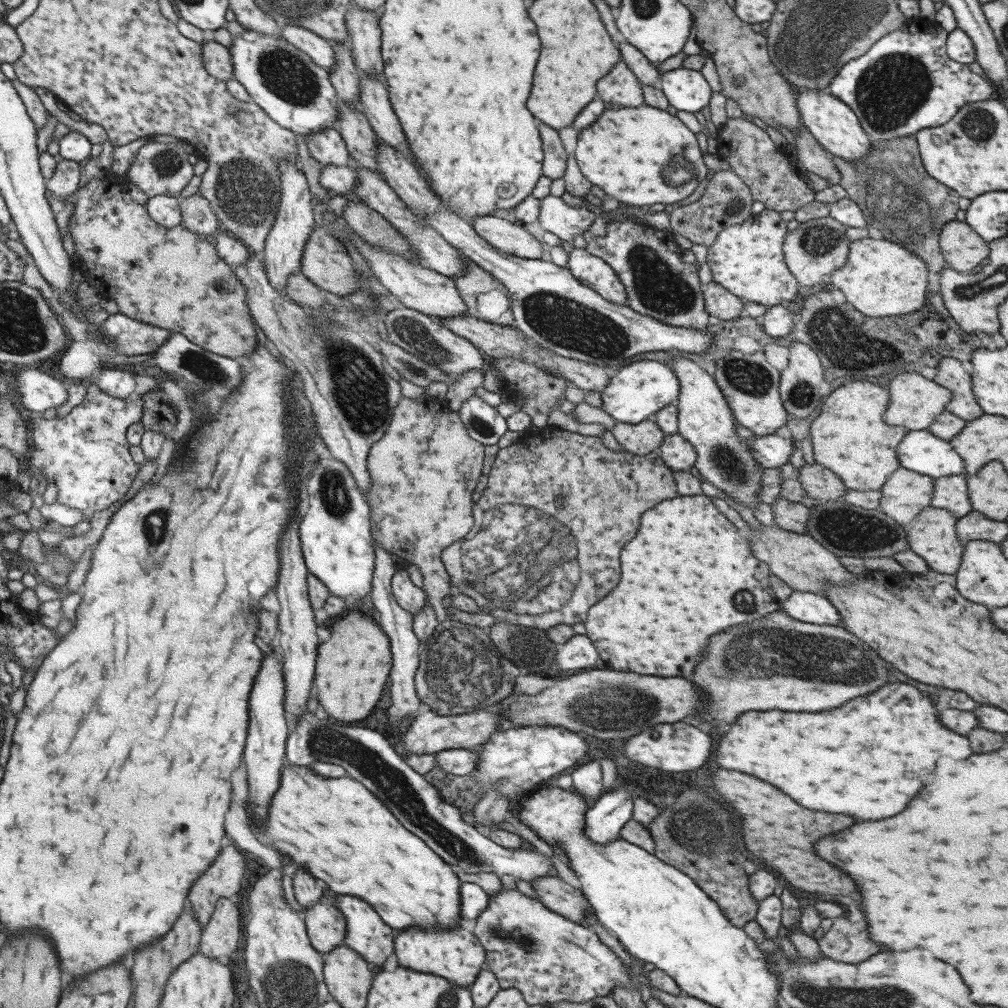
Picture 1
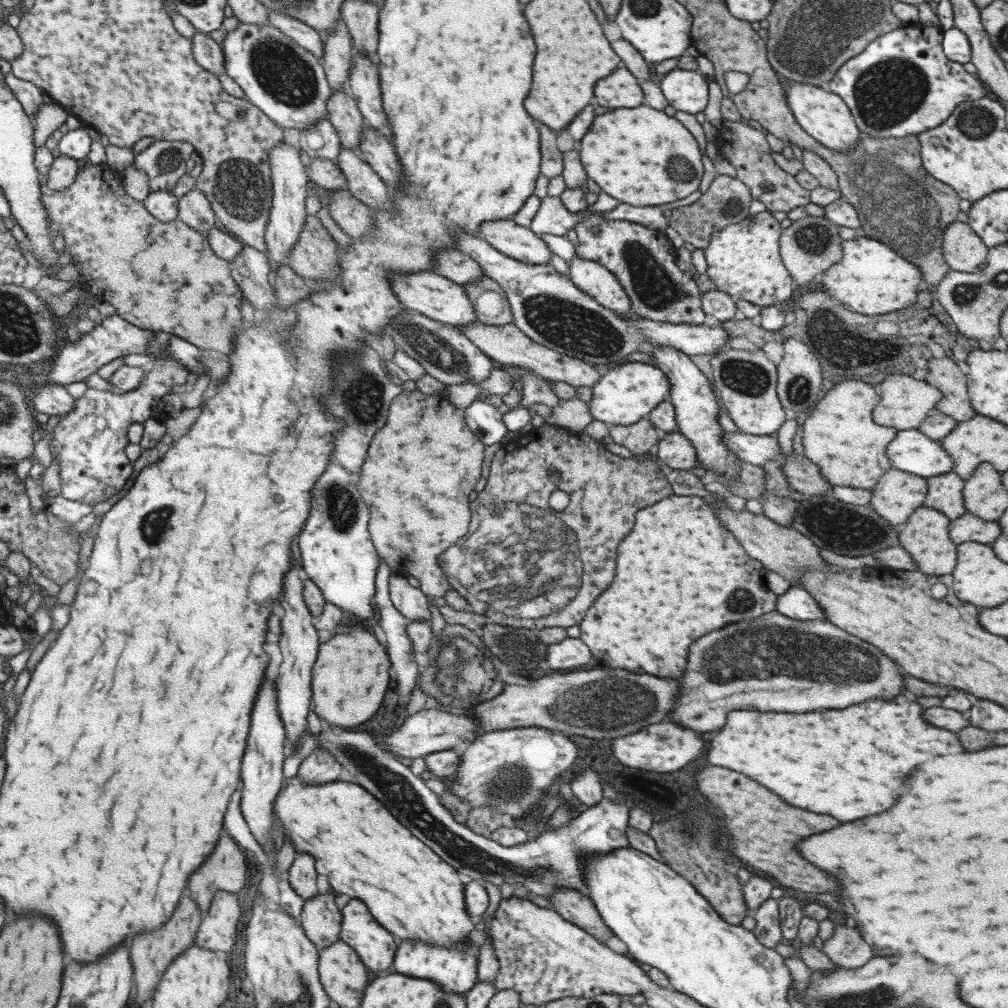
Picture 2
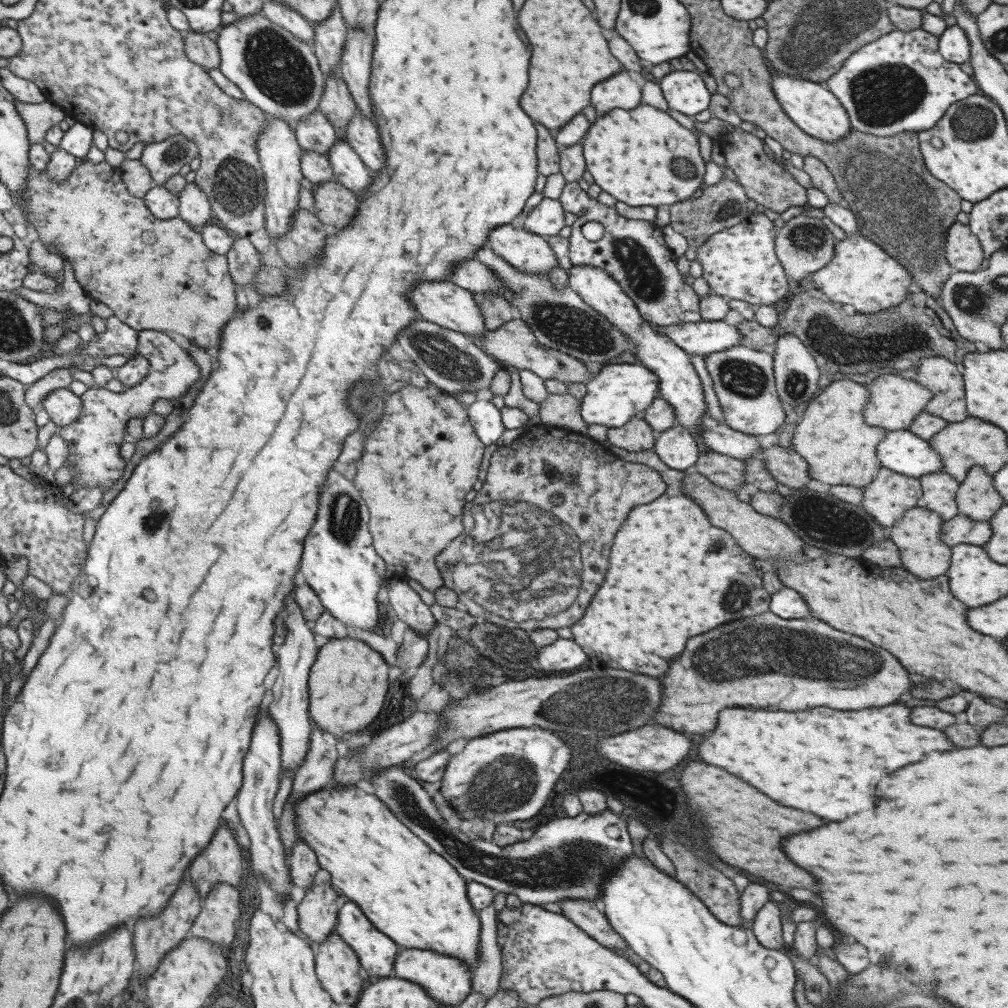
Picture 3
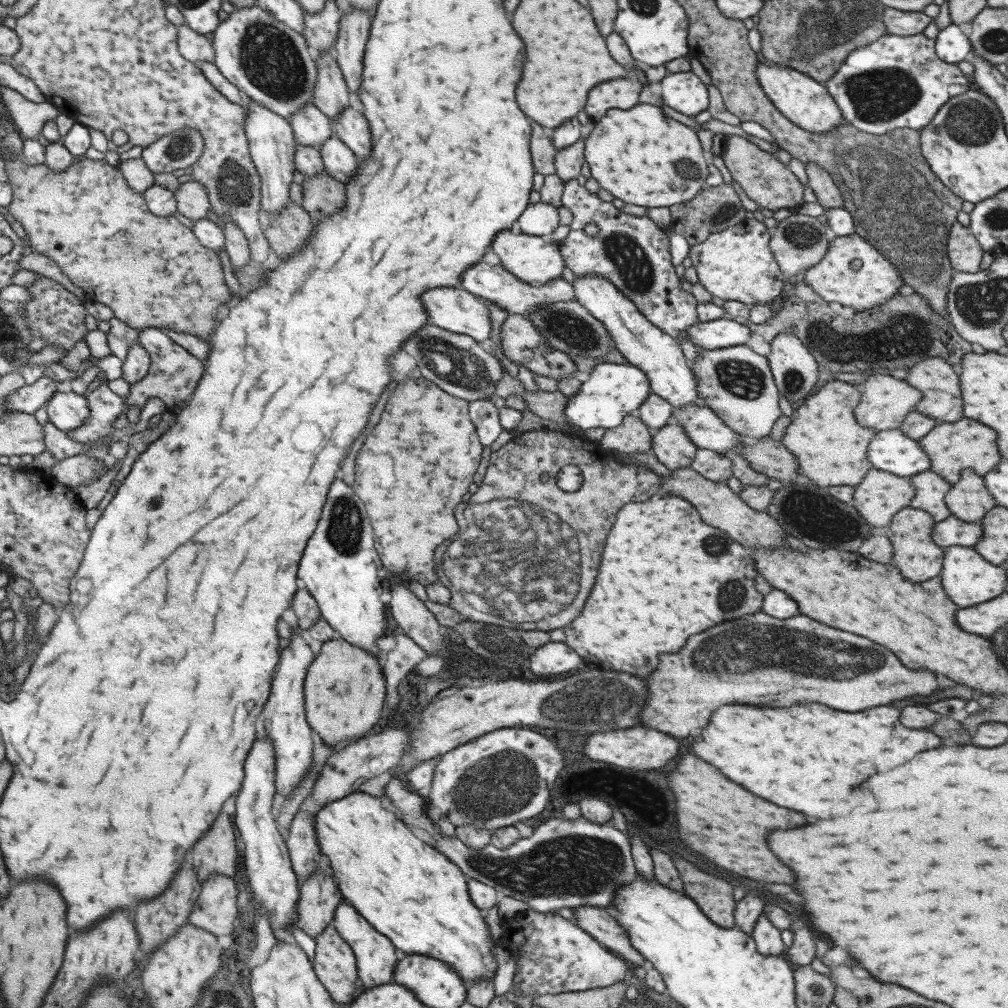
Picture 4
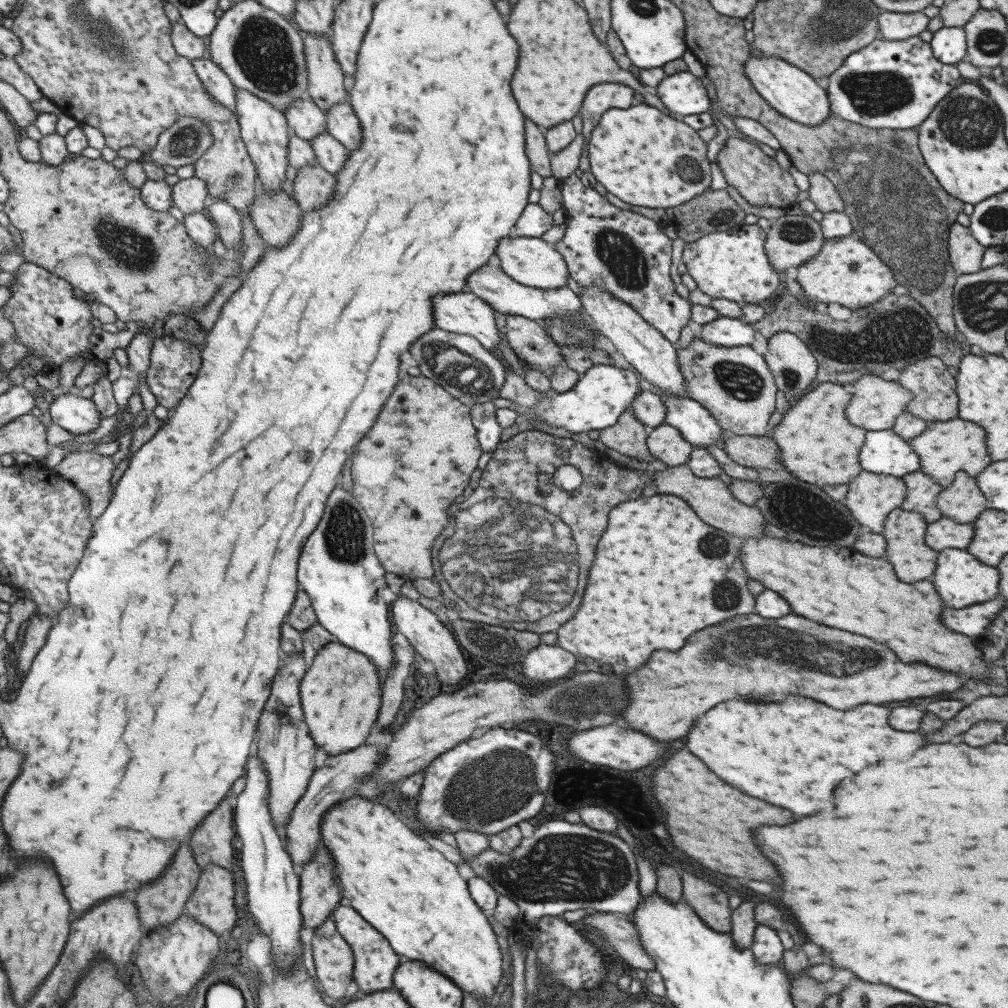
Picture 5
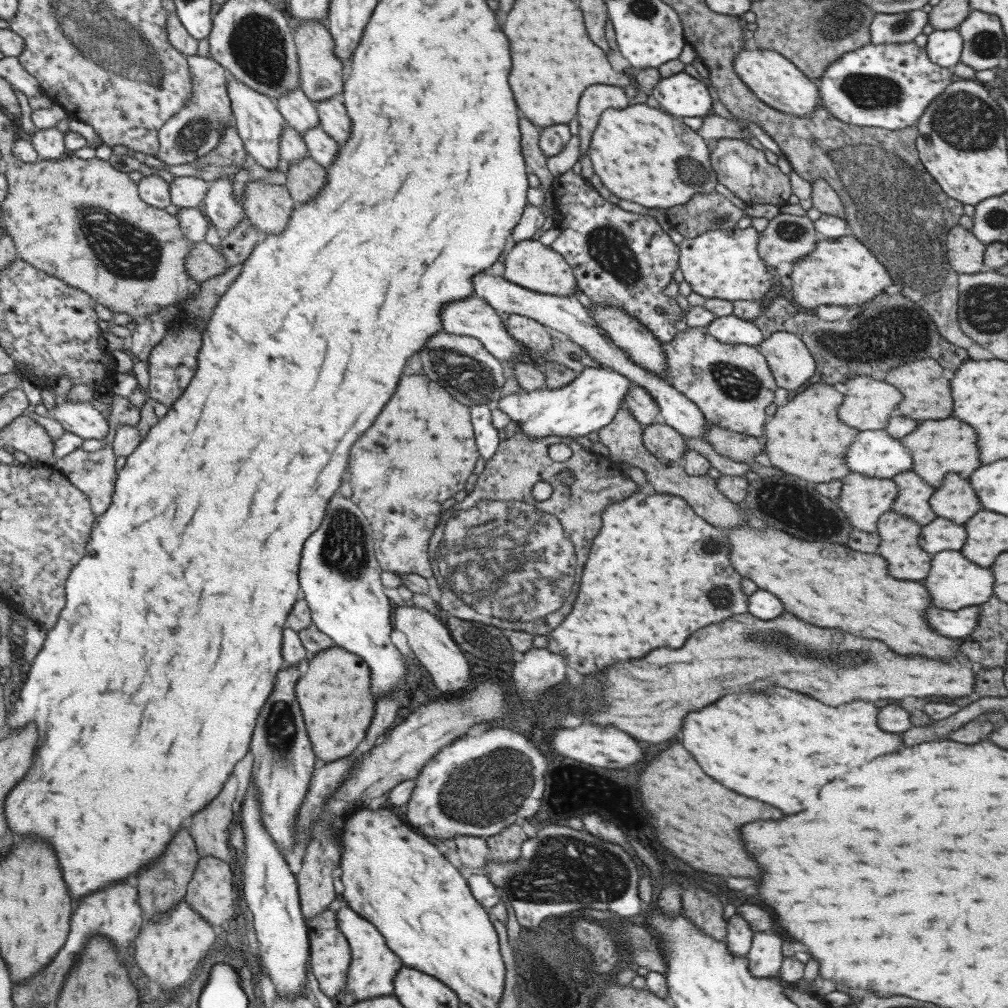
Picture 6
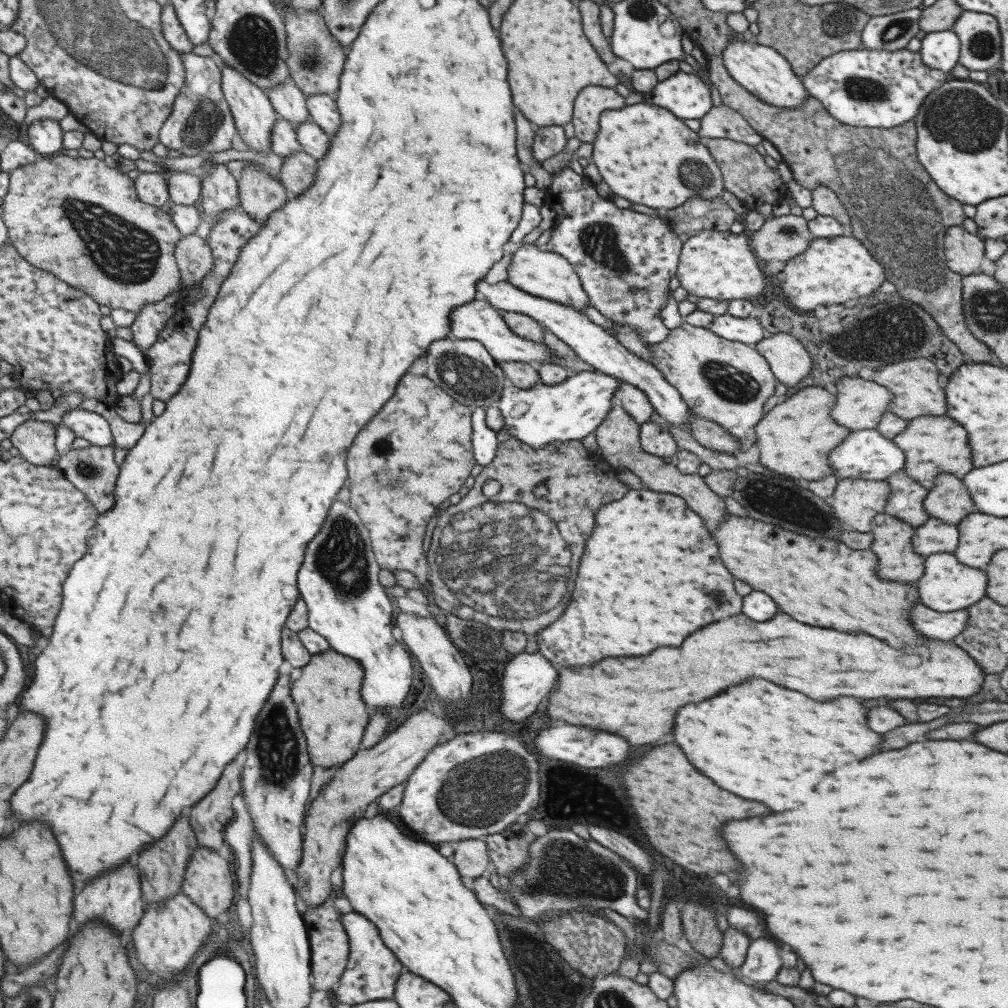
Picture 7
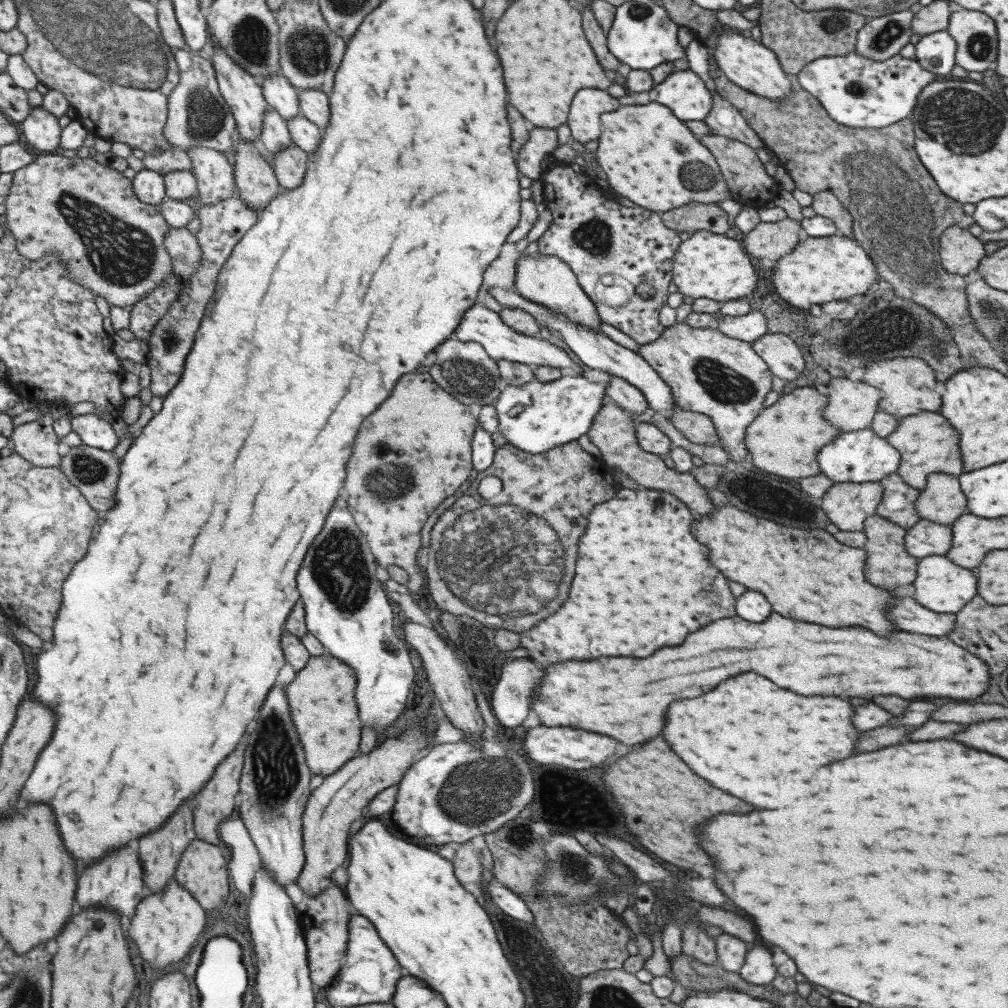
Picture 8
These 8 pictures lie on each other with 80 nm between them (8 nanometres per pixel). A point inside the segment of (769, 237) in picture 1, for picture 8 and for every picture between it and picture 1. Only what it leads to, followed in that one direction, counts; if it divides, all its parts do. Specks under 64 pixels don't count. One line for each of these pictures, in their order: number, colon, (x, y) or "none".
2: (742, 259)
3: (739, 263)
4: (736, 264)
5: (732, 264)
6: (725, 264)
7: (720, 265)
8: (706, 265)

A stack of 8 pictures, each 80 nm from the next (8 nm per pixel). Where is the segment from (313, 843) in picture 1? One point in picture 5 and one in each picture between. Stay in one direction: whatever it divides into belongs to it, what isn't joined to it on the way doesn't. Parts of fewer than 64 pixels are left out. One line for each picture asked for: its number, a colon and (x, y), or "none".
2: (410, 891)
3: (414, 896)
4: (407, 891)
5: (409, 893)

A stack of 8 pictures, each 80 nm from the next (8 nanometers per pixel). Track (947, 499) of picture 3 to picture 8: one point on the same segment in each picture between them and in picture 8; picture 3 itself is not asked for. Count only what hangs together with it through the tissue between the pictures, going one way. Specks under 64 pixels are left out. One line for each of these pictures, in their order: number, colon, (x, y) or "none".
4: (930, 489)
5: (921, 490)
6: (913, 493)
7: (904, 501)
8: (896, 505)

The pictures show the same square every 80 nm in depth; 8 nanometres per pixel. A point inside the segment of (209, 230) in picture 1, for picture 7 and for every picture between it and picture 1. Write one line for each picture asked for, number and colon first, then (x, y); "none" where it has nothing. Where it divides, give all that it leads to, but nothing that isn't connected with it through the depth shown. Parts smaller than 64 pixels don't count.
2: (194, 210)
3: (193, 207)
4: (191, 200)
5: (189, 195)
6: (186, 191)
7: (184, 188)

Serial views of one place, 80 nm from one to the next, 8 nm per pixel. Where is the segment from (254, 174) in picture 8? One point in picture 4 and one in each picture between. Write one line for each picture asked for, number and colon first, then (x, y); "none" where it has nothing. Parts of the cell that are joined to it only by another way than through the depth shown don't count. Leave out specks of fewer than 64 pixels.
4: (287, 231)
5: (276, 216)
6: (267, 207)
7: (259, 194)

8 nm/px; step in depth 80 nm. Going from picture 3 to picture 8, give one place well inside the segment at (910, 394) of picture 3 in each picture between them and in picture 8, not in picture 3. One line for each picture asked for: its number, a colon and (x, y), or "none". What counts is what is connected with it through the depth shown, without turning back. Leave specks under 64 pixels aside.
4: (884, 402)
5: (875, 405)
6: (867, 405)
7: (859, 405)
8: (850, 406)

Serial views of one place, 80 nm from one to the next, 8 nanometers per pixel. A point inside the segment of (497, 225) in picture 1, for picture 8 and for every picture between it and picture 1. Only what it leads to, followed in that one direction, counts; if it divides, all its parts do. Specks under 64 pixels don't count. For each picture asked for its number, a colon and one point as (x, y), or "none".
2: (517, 242)
3: (527, 252)
4: (533, 260)
5: (532, 262)
6: (529, 264)
7: (544, 274)
8: (547, 280)

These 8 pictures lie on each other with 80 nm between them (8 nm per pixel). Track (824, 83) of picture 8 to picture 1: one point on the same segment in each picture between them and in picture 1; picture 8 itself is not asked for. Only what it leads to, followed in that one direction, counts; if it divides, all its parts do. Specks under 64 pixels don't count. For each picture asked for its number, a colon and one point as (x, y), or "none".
1: (905, 82)
2: (902, 83)
3: (899, 82)
4: (895, 82)
5: (889, 84)
6: (885, 86)
7: (875, 89)

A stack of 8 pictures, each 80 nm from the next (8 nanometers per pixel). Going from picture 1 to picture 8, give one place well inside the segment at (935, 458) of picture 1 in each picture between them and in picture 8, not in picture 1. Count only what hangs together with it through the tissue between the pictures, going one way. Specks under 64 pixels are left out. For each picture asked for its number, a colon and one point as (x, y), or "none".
2: (910, 451)
3: (900, 451)
4: (891, 451)
5: (883, 452)
6: (873, 453)
7: (864, 454)
8: (860, 456)

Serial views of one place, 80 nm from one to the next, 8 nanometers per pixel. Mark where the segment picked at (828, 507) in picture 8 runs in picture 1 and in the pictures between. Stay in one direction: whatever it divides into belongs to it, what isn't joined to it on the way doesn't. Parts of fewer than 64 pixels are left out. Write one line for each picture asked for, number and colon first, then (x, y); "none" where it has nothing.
1: (905, 493)
2: (896, 495)
3: (889, 495)
4: (879, 495)
5: (870, 497)
6: (863, 499)
7: (854, 501)

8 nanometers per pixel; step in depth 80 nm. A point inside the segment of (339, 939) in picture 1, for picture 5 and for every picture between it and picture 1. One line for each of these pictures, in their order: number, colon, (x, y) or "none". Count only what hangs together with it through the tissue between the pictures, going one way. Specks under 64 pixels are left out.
2: (321, 921)
3: (317, 911)
4: (318, 897)
5: (318, 892)

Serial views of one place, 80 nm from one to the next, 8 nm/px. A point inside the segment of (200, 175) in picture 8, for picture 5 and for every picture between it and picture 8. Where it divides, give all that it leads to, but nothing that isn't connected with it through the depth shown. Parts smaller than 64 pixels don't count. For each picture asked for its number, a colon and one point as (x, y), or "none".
5: (226, 220)
6: (219, 208)
7: (219, 192)

